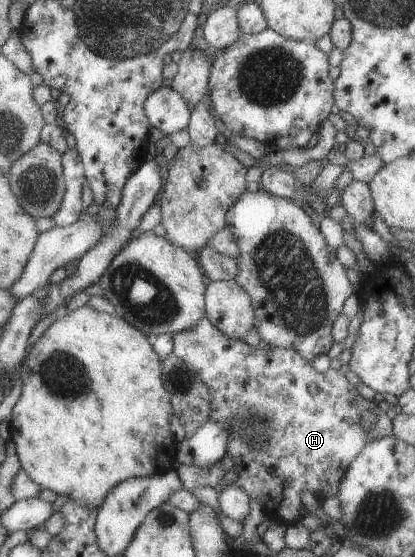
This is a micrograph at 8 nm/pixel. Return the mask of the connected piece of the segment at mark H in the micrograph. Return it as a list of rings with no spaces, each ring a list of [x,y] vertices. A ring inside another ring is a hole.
[[[204,315],[200,319],[200,323],[192,329],[184,329],[178,333],[172,333],[173,339],[173,354],[176,357],[180,357],[182,360],[186,361],[194,371],[196,375],[200,377],[208,389],[210,389],[210,395],[212,395],[212,411],[210,411],[210,418],[216,421],[222,421],[228,431],[230,431],[230,439],[228,439],[228,453],[232,455],[234,459],[233,468],[238,473],[238,479],[235,483],[238,487],[246,490],[249,497],[255,498],[258,497],[262,503],[264,503],[264,512],[266,513],[267,519],[275,520],[276,522],[281,522],[282,524],[286,523],[290,525],[295,522],[300,522],[303,519],[303,516],[300,516],[300,507],[302,507],[302,493],[305,491],[311,491],[320,499],[326,497],[334,497],[338,495],[340,481],[344,477],[348,466],[358,457],[361,449],[364,449],[364,445],[368,441],[379,440],[385,437],[390,437],[393,434],[393,421],[390,420],[386,411],[383,411],[380,406],[374,400],[365,399],[358,391],[356,386],[352,386],[350,381],[346,378],[346,374],[342,372],[340,368],[339,371],[336,369],[329,368],[328,371],[324,373],[318,372],[300,353],[296,353],[294,349],[286,349],[283,347],[272,347],[261,345],[259,347],[251,347],[242,339],[230,339],[226,337],[224,333],[220,333],[207,315]],[[310,385],[316,385],[318,387],[318,393],[310,393]],[[364,411],[372,411],[376,415],[376,424],[372,431],[366,431],[364,425],[362,425],[362,413]]]

